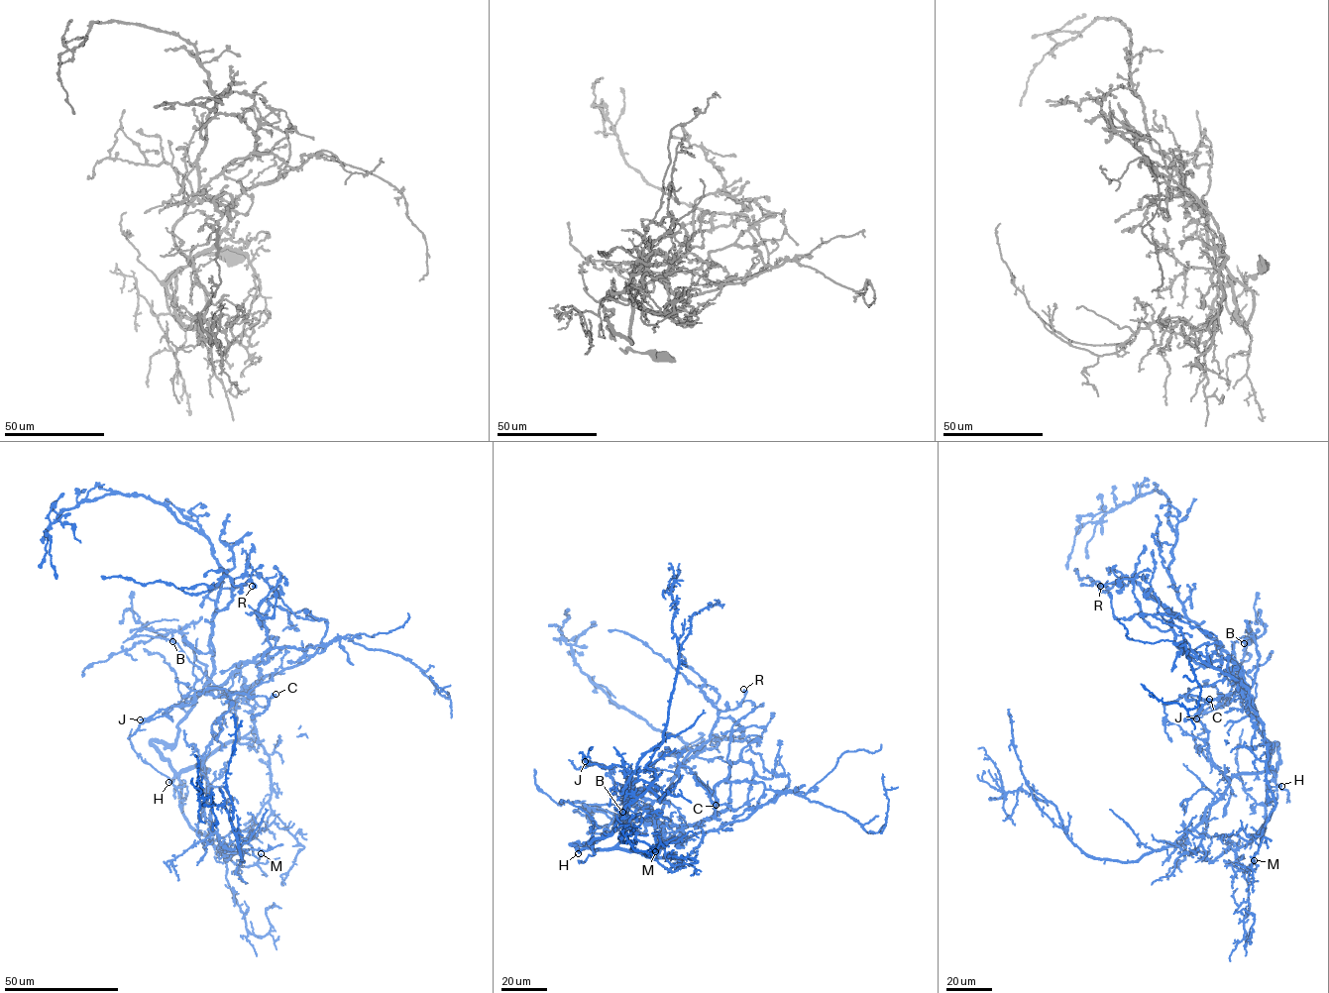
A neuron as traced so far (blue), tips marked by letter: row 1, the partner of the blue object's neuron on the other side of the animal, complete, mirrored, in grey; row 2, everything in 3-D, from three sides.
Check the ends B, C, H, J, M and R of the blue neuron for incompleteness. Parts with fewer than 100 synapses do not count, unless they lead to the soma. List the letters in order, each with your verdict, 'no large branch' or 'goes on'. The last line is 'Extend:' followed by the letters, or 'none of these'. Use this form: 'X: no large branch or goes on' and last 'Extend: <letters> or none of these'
B: no large branch
C: no large branch
H: goes on
J: no large branch
M: no large branch
R: no large branch
Extend: H

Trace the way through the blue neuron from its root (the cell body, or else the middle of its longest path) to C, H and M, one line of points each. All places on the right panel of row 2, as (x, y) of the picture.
C: (1253, 709), (1240, 692), (1233, 692), (1218, 699), (1178, 696), (1195, 700), (1200, 705), (1209, 699)
H: (1253, 709), (1262, 724), (1264, 736), (1272, 744), (1270, 766), (1275, 783), (1281, 786)
M: (1253, 709), (1272, 744), (1274, 774), (1267, 786), (1265, 825), (1235, 851), (1240, 870), (1247, 871), (1254, 860)

